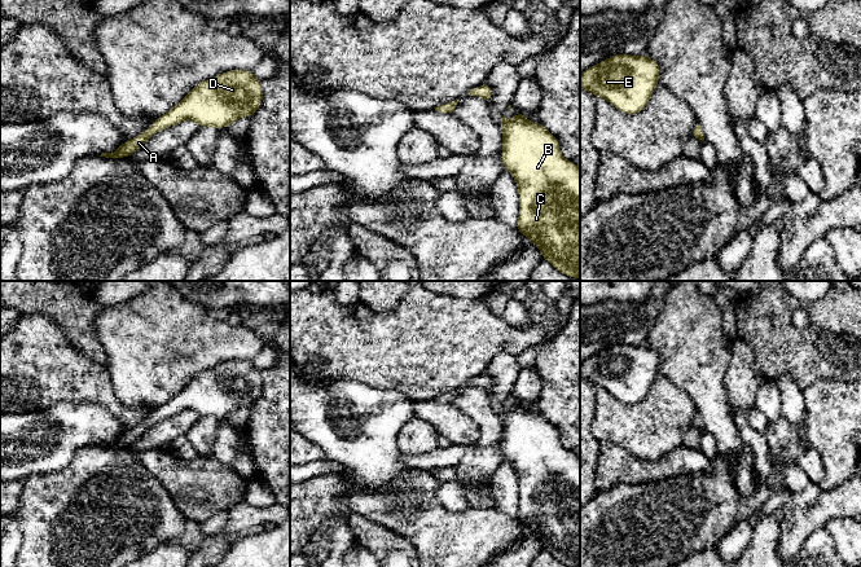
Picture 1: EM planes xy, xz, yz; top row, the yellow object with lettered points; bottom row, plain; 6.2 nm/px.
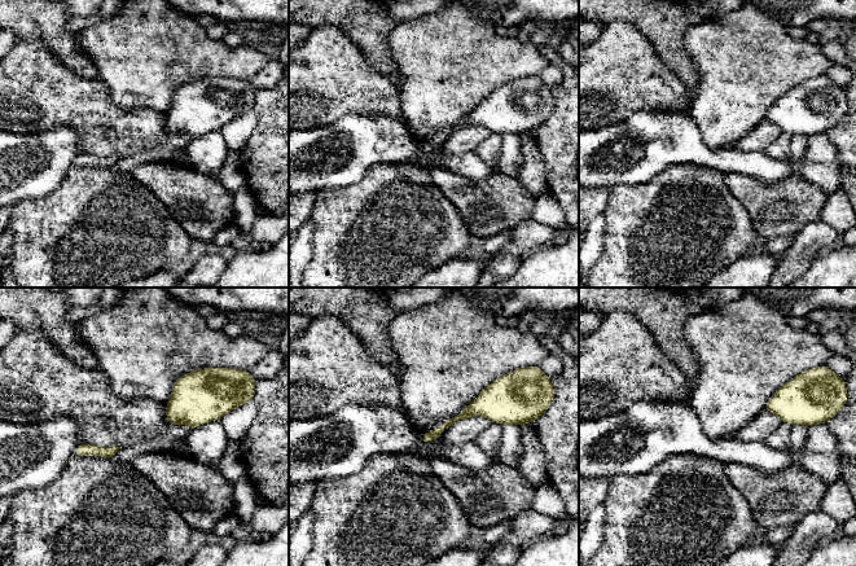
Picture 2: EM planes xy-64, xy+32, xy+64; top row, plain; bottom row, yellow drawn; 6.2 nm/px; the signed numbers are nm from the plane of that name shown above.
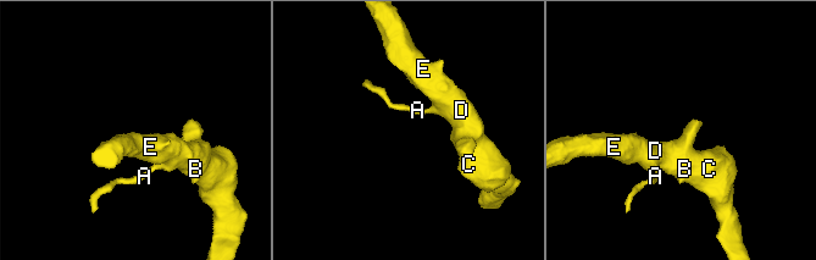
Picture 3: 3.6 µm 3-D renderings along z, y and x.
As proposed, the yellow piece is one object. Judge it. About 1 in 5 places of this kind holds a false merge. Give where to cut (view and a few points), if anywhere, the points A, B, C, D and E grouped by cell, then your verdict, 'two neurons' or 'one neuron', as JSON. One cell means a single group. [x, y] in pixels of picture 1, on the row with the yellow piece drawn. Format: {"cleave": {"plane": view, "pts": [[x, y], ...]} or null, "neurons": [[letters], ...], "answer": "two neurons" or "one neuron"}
{"cleave": null, "neurons": [["A", "B", "C", "D", "E"]], "answer": "one neuron"}

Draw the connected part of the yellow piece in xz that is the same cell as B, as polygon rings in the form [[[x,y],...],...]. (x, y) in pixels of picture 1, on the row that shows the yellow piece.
[[[519,111],[510,120],[504,113],[498,126],[502,131],[504,170],[513,175],[518,186],[519,216],[515,228],[539,247],[544,260],[561,273],[580,280],[580,168],[562,157],[557,137],[540,122],[528,120],[524,111]]]

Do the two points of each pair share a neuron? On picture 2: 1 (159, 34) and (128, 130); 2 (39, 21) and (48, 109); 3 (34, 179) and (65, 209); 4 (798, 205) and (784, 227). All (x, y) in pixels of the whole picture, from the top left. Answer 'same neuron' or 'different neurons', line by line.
1: different neurons
2: different neurons
3: different neurons
4: same neuron

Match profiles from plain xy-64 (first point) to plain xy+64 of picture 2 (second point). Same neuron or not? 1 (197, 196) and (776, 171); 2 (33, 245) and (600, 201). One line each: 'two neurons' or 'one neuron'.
1: two neurons
2: two neurons

